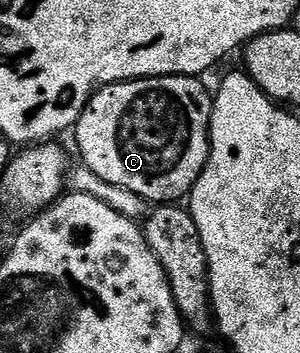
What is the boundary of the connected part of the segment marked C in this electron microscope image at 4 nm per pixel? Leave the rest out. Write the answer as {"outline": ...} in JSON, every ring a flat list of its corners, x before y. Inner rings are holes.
{"outline":[[159,75,153,79,128,79,125,83,112,83,109,87,101,87,92,100,86,105,82,117,76,123,74,136,76,135,76,147,80,150,83,166,89,167,102,181,110,181,110,185,122,185,122,189,130,189,130,193,138,193,143,199,152,205,172,205,180,198,187,196,192,186,198,181,198,177,208,164,208,126,212,120,212,104,214,102,210,91,200,84,199,78,191,75]]}

